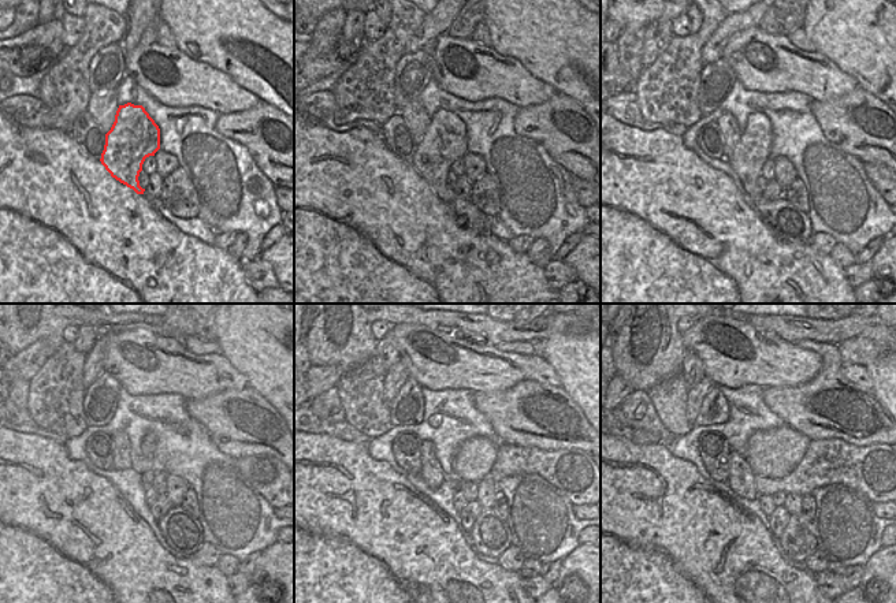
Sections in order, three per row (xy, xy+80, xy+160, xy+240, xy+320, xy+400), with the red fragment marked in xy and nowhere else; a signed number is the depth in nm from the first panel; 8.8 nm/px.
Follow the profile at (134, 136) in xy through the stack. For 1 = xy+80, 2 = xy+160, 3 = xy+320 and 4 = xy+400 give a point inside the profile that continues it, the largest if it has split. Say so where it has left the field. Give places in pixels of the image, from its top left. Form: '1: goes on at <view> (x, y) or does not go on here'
1: goes on at xy+80 (443, 141)
2: goes on at xy+160 (784, 220)
3: goes on at xy+320 (490, 532)
4: goes on at xy+400 (798, 540)

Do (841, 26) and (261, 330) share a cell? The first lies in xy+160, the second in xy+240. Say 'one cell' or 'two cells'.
one cell

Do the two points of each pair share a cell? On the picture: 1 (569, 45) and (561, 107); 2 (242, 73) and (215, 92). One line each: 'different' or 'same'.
1: different
2: different

